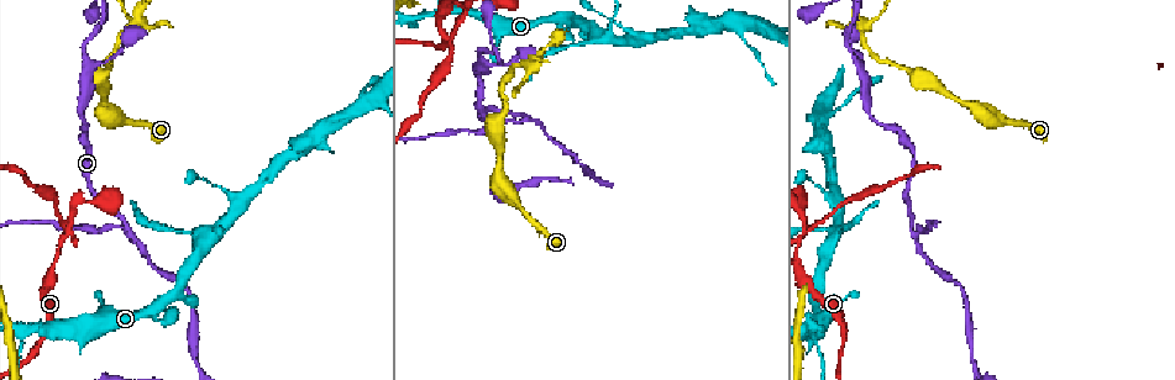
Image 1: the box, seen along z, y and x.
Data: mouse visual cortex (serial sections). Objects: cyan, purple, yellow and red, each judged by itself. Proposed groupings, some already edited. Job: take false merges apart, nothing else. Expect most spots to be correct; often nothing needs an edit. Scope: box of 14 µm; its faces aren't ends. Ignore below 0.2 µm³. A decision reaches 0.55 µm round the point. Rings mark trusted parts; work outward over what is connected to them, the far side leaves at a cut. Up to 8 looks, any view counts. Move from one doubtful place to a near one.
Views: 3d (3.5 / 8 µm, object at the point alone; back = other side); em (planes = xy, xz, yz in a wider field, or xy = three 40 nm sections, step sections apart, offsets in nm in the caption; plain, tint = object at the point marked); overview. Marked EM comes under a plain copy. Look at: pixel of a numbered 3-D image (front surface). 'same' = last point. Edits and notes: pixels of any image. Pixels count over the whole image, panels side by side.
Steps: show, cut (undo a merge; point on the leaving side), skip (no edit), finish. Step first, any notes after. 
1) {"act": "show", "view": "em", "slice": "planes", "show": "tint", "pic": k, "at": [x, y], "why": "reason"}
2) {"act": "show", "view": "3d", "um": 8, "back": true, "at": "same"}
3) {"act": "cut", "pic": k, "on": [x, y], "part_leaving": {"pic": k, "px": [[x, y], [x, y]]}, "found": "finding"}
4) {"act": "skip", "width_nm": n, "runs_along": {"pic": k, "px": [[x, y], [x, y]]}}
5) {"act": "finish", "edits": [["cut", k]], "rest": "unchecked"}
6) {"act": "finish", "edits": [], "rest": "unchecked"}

{"act": "show", "view": "3d", "um": 3.5, "pic": 1, "at": [809, 229], "why": "looks like a crossing"}

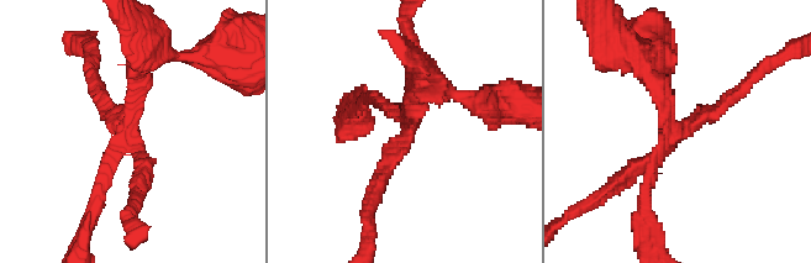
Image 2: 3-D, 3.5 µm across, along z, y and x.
{"act": "show", "view": "em", "slice": "xy", "step": 2, "show": "tint", "pic": 2, "at": [673, 133], "arms": 4, "arm_widths_nm": [150, 150, 200, 250]}

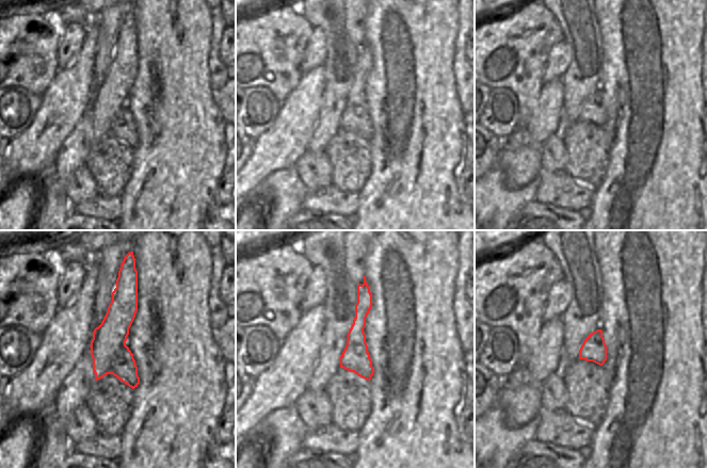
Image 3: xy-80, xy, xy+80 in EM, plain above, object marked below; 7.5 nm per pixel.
{"act": "cut", "pic": 2, "on": [148, 171], "border": {"pic": 3, "px": [[125, 343], [112, 362], [111, 373]]}, "found": "two cells meet here"}

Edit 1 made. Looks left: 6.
{"act": "show", "view": "3d", "um": 3.5, "pic": 1, "at": [847, 43], "why": "abrupt turn"}

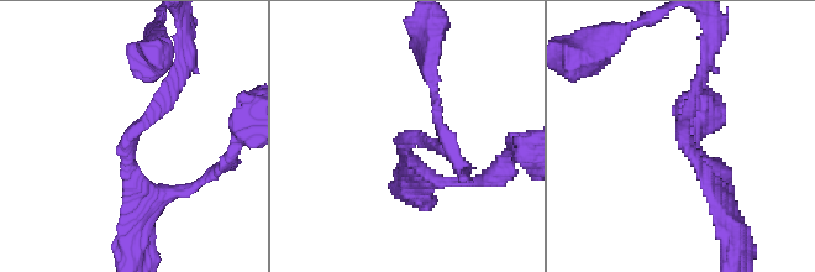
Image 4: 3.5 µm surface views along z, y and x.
{"act": "show", "view": "em", "slice": "xy", "step": 1, "show": "tint", "pic": 4, "at": [684, 136], "arm_widths_nm": [150, 200], "why": "shape alone is not enough"}

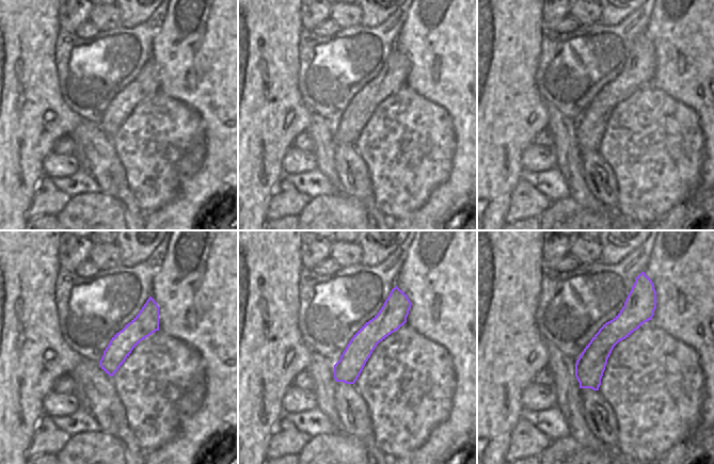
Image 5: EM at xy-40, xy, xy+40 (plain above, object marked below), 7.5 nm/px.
{"act": "skip", "runs_along": {"pic": 4, "px": [[137, 209], [129, 137], [174, 72]]}, "found": "one cell here"}

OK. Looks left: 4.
{"act": "show", "view": "3d", "um": 8, "pic": 1, "at": [861, 25], "why": "two arms in line, one across"}

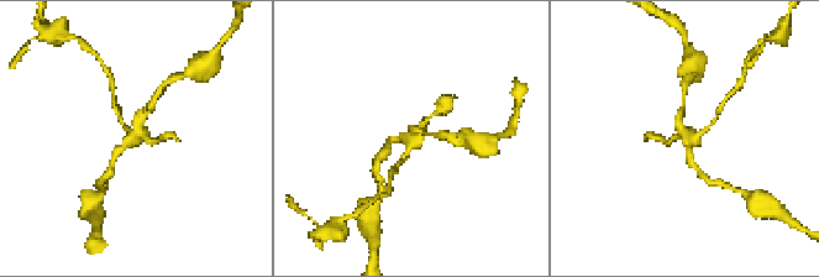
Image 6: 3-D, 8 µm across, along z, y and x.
{"act": "show", "view": "3d", "um": 3.5, "pic": 6, "at": [689, 140], "why": "zoom in"}

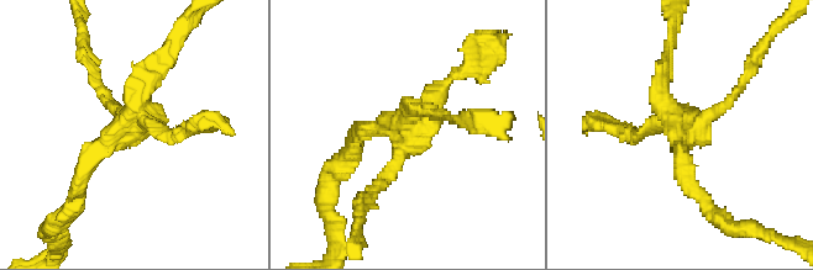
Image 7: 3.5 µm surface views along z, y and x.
{"act": "show", "view": "em", "slice": "xy", "step": 5, "show": "tint", "pic": 7, "at": [402, 133], "why": "now the EM"}

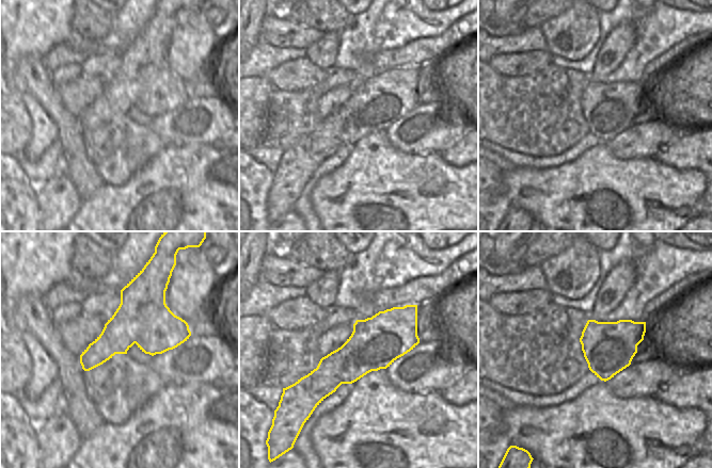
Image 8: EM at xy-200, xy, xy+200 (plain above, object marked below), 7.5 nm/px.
{"act": "cut", "pic": 7, "on": [619, 133], "found": "a second cell is stuck on"}

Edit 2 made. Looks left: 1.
{"act": "finish", "edits": [["cut", 2], ["cut", 7]], "rest": "unchecked"}

